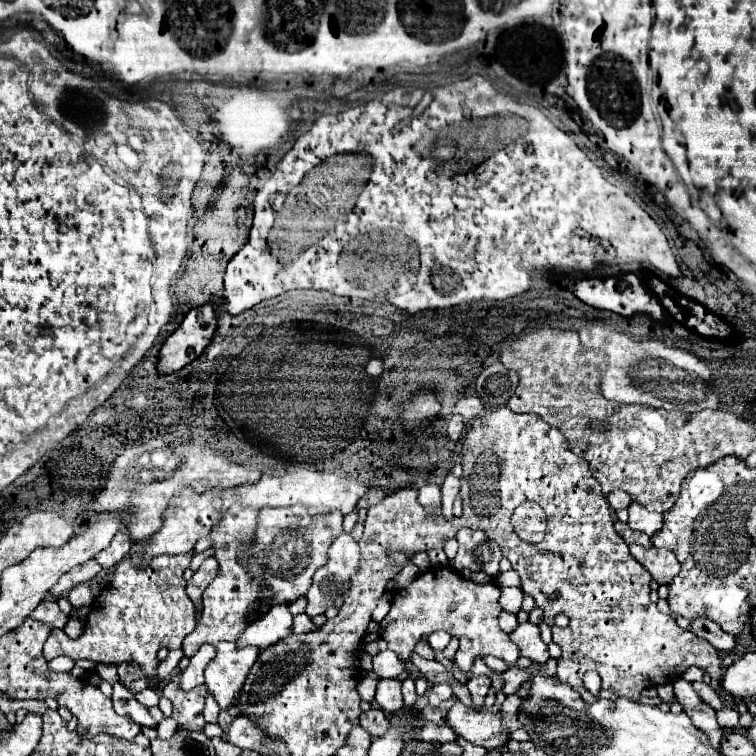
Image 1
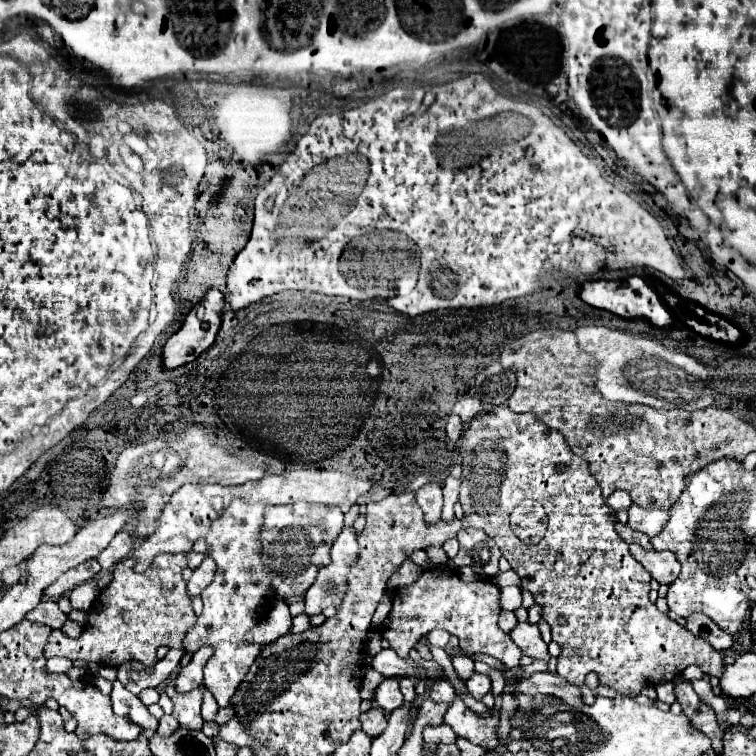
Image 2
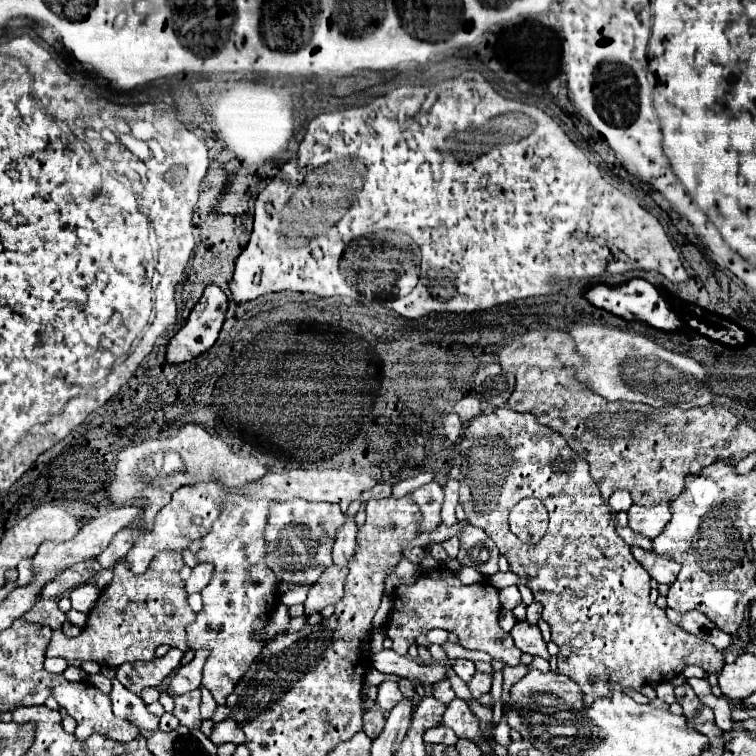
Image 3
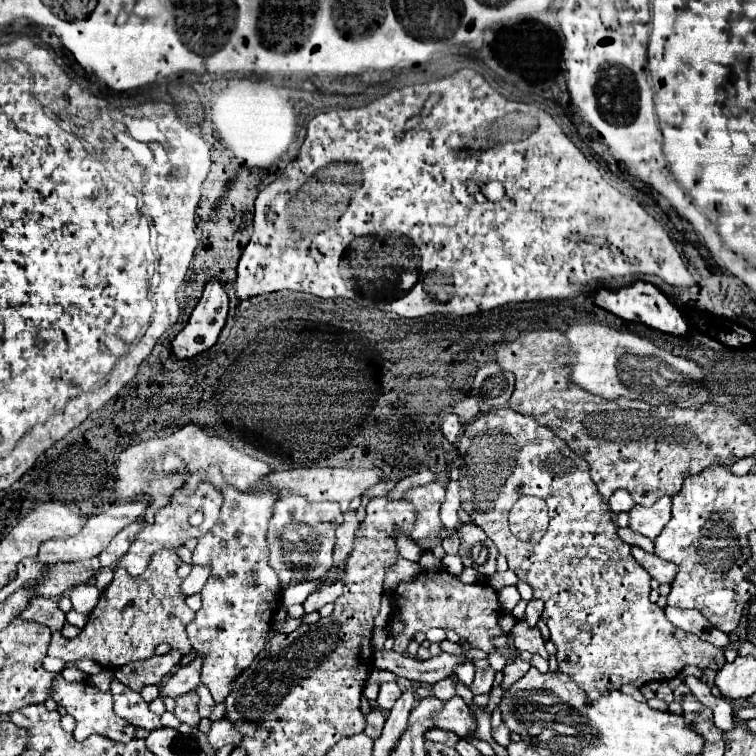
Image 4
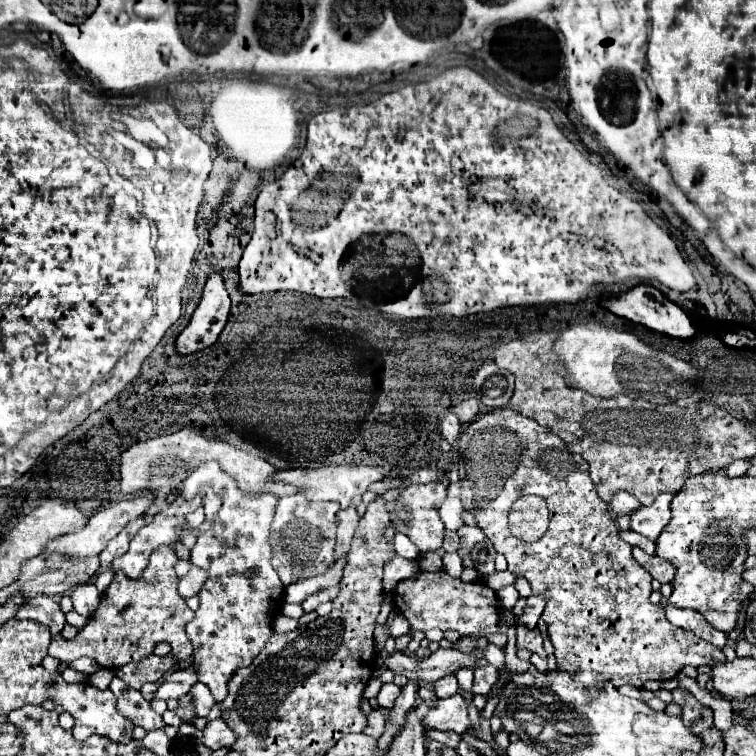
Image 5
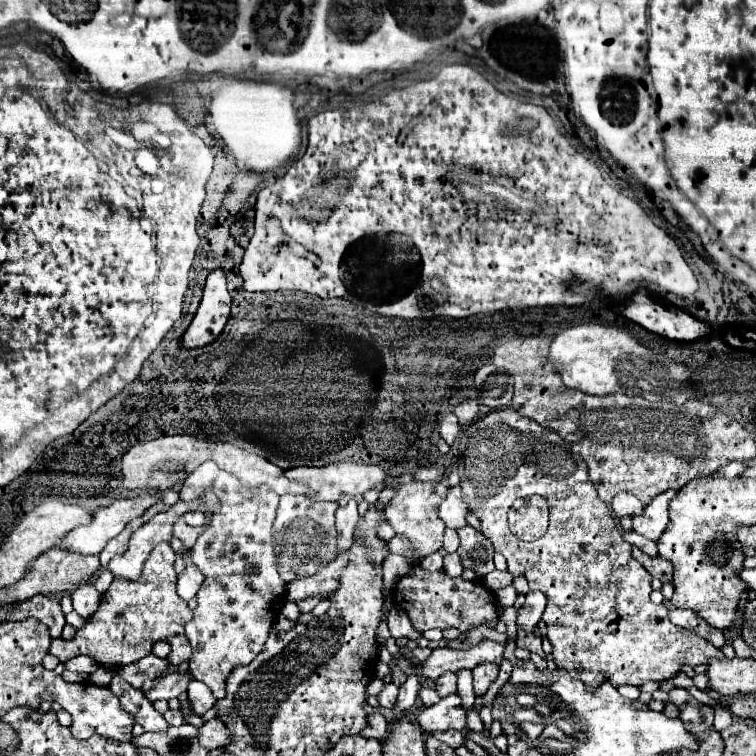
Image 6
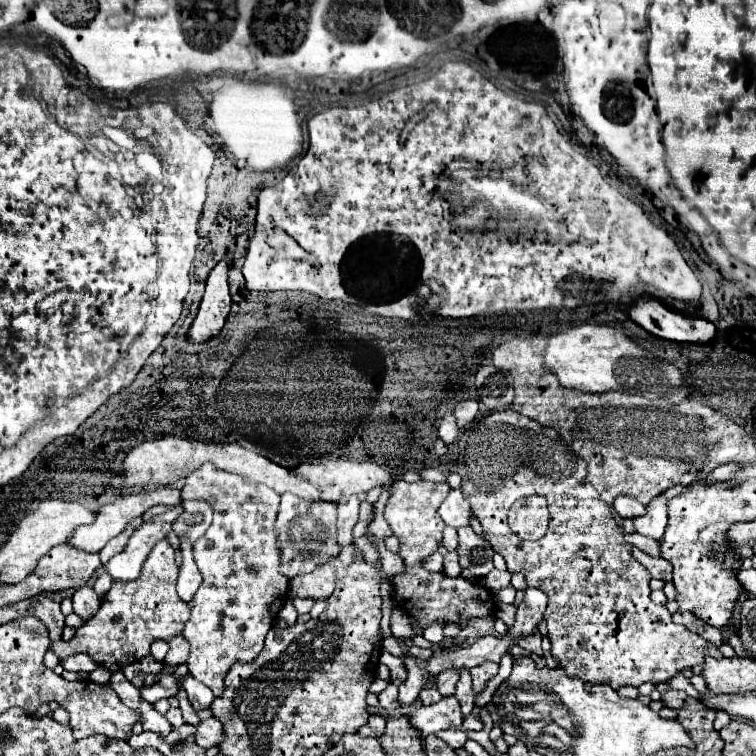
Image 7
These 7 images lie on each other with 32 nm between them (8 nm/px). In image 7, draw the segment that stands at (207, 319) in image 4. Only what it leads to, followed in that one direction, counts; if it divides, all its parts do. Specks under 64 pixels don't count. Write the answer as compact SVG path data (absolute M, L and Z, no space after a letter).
M220 262L206 280L206 292L200 302L198 314L186 334L190 344L202 344L222 330L230 314L230 290L228 290L228 266Z

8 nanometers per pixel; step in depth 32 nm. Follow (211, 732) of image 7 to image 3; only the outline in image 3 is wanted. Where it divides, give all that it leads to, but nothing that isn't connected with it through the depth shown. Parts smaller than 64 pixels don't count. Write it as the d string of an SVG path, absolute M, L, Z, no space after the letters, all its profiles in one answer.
M224 720L224 722L216 724L216 726L214 726L214 732L212 732L212 736L210 736L210 740L212 740L216 746L226 744L226 742L232 742L232 744L236 744L236 746L248 742L248 738L244 736L244 732L242 732L242 728L238 726L236 720Z

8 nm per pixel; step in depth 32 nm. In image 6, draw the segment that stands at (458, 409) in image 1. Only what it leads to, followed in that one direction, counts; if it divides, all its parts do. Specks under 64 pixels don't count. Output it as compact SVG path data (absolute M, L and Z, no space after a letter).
M464 400L462 404L458 404L454 408L454 414L458 416L460 420L460 426L466 426L470 422L474 422L476 414L478 414L478 402L476 400Z

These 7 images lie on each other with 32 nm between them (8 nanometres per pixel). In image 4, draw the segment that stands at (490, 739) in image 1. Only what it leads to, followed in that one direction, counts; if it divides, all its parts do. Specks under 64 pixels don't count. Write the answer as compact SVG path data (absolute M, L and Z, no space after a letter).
M454 696L448 702L444 702L444 708L440 712L434 712L432 722L434 722L436 728L452 730L460 738L476 734L476 718L472 720L468 704L458 696Z

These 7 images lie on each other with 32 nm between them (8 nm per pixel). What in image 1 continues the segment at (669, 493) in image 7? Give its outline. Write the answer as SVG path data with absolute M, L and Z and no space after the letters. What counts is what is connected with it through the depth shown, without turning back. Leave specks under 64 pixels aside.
M632 502L632 504L628 506L628 512L630 512L628 526L630 526L632 530L646 532L648 536L654 536L654 534L660 530L662 514L650 512L650 510L646 510L642 504L636 504L636 502Z

